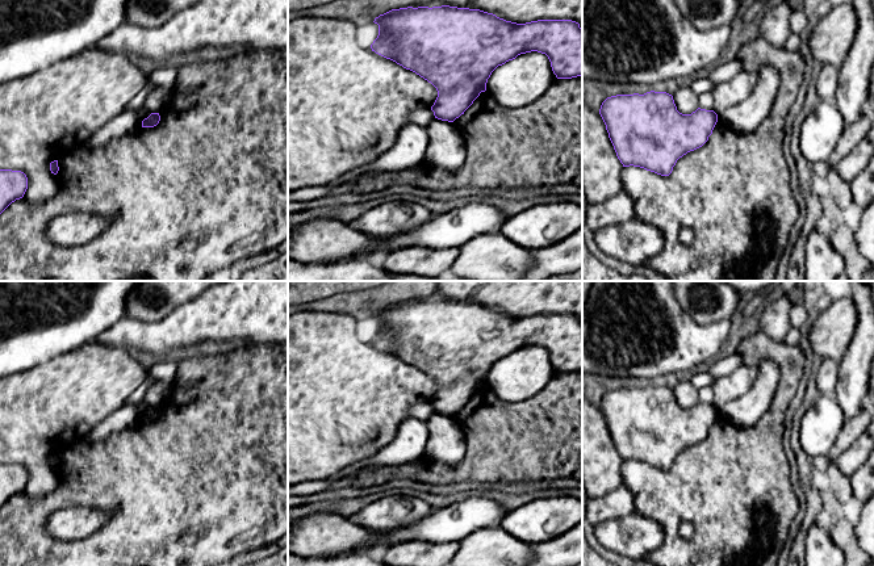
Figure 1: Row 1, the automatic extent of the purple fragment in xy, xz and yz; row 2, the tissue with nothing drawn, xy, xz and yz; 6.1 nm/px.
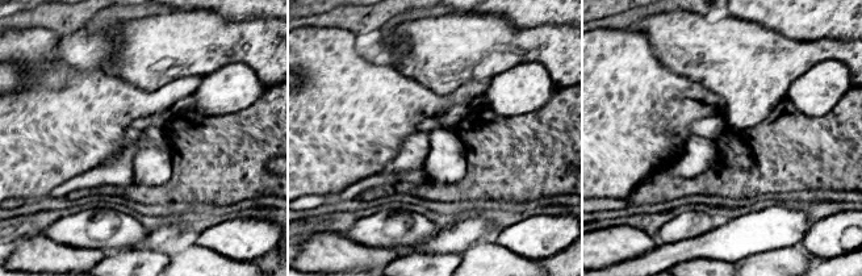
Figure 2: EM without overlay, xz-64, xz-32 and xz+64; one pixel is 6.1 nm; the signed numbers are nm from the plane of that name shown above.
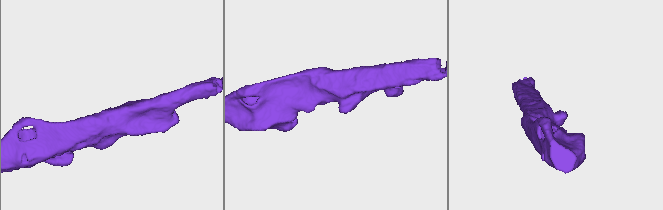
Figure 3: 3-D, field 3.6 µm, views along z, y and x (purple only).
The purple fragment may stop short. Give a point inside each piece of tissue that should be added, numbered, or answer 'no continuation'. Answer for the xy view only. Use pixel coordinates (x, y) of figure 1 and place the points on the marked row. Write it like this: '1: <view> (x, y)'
no continuation

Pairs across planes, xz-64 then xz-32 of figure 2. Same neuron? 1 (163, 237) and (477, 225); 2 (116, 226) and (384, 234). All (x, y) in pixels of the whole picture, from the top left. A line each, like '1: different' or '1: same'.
1: same
2: same

